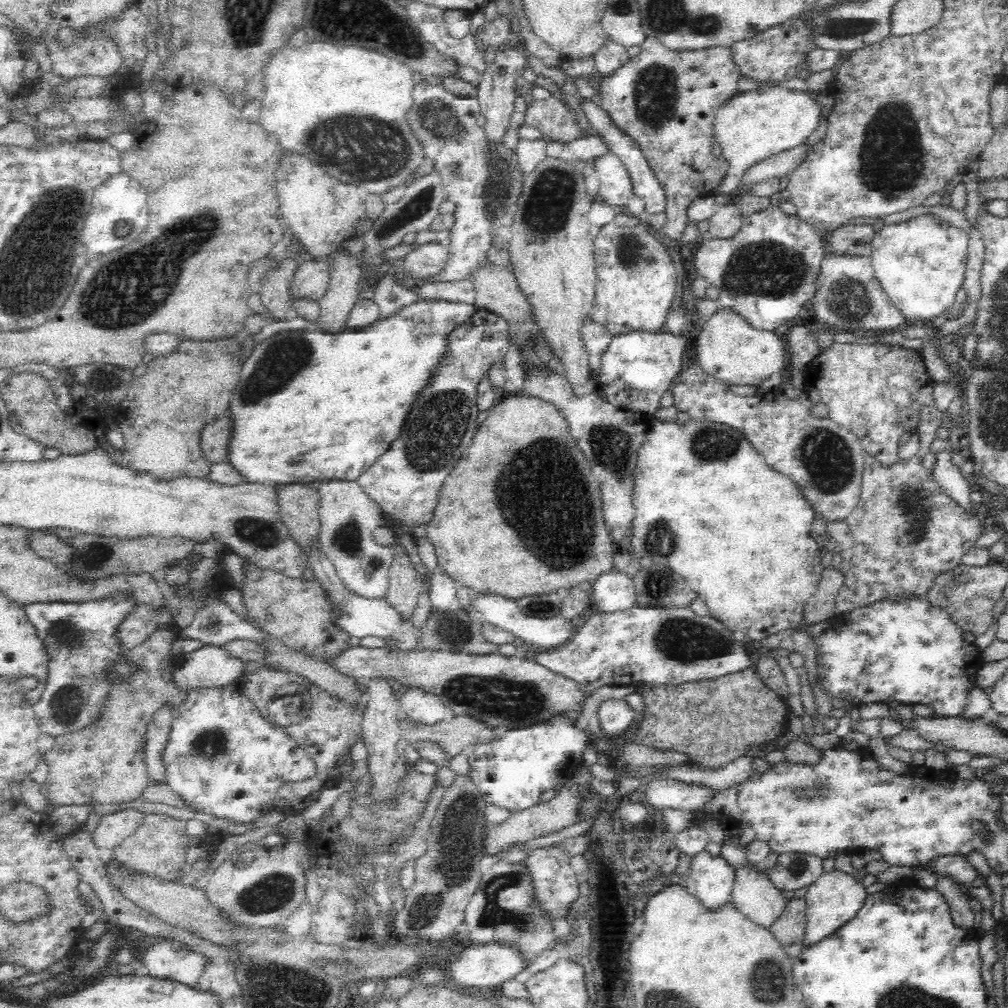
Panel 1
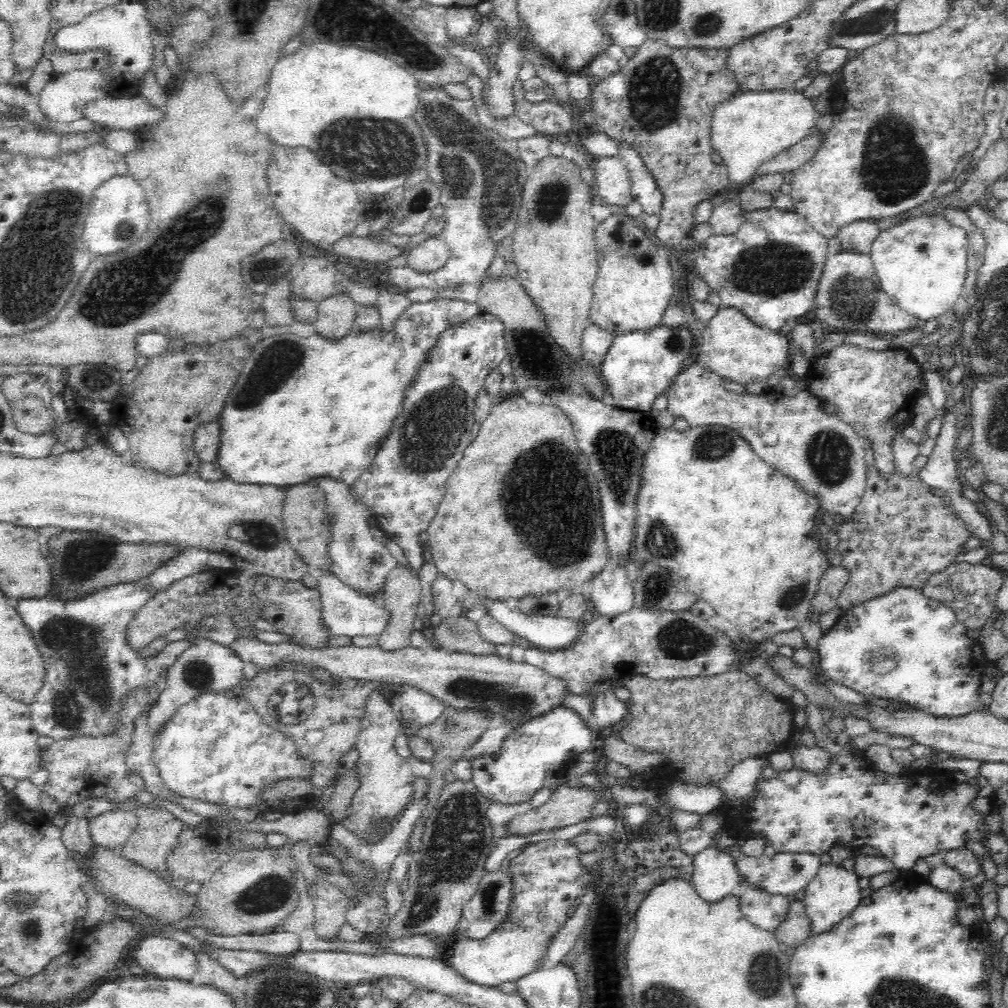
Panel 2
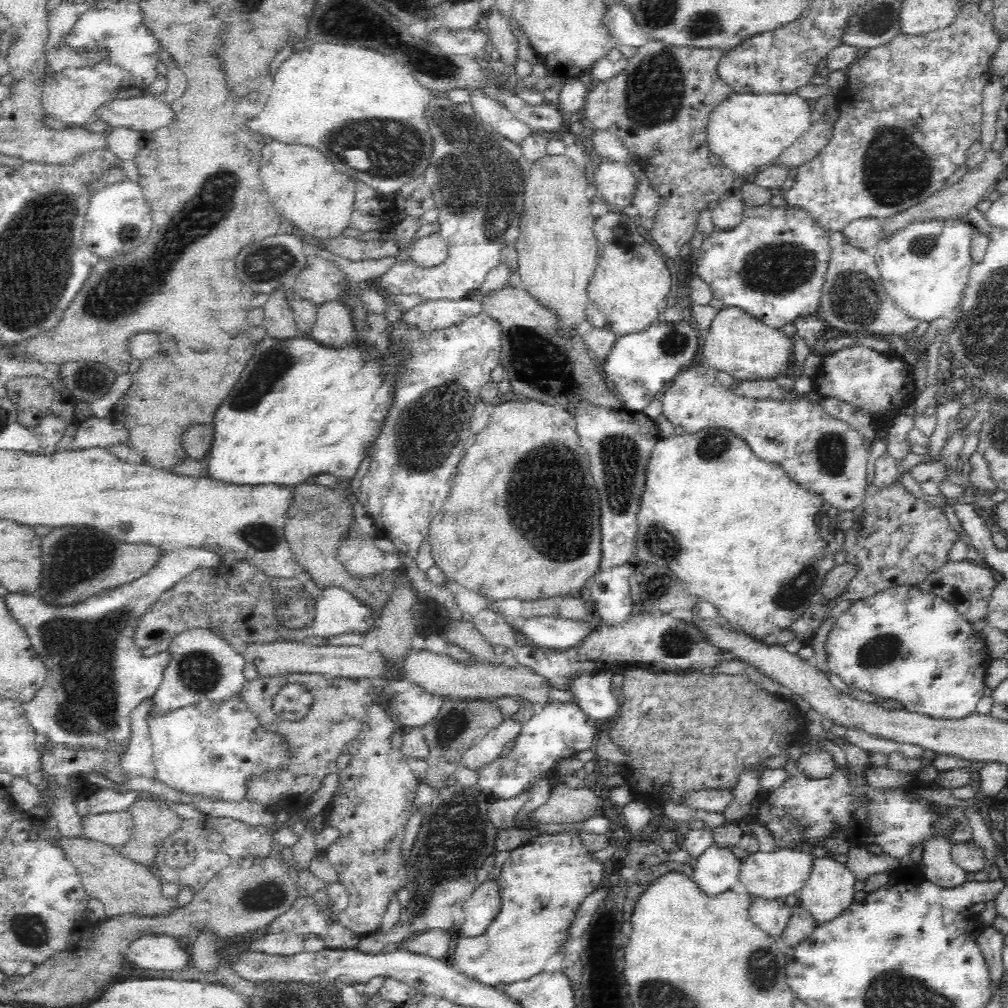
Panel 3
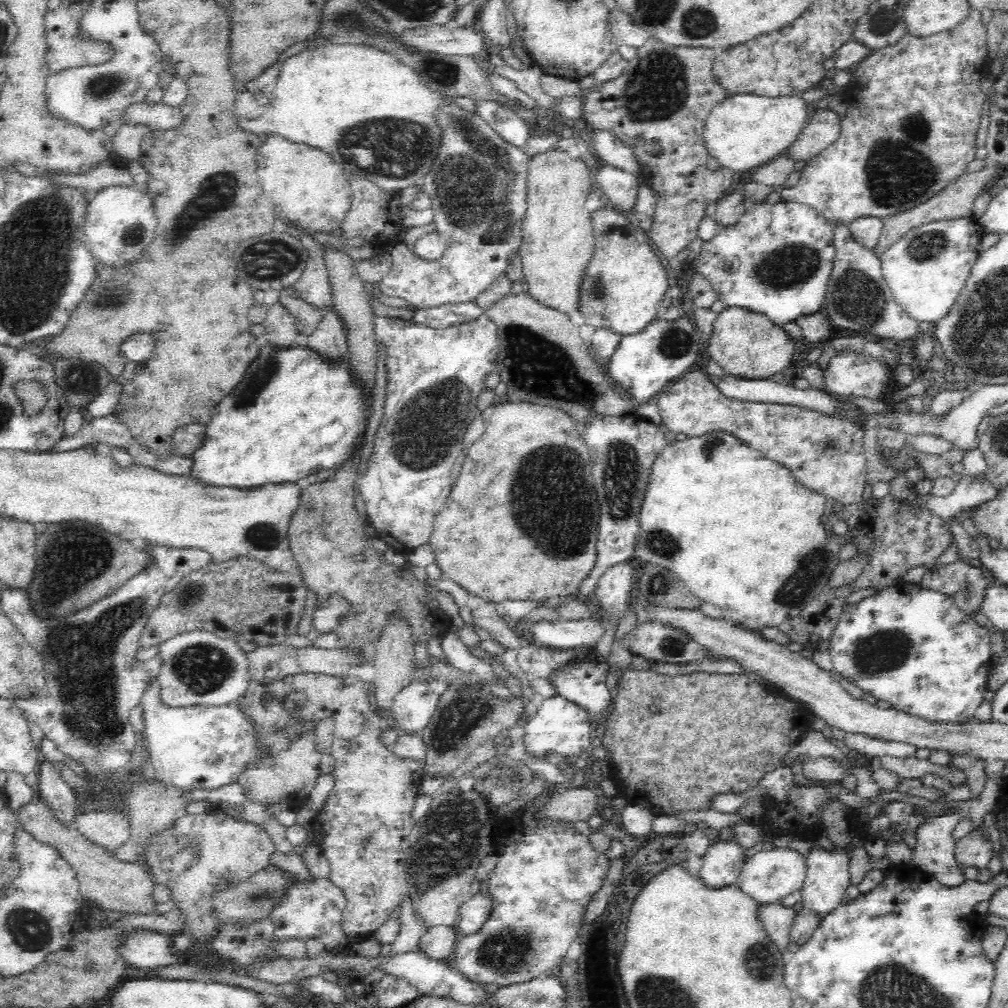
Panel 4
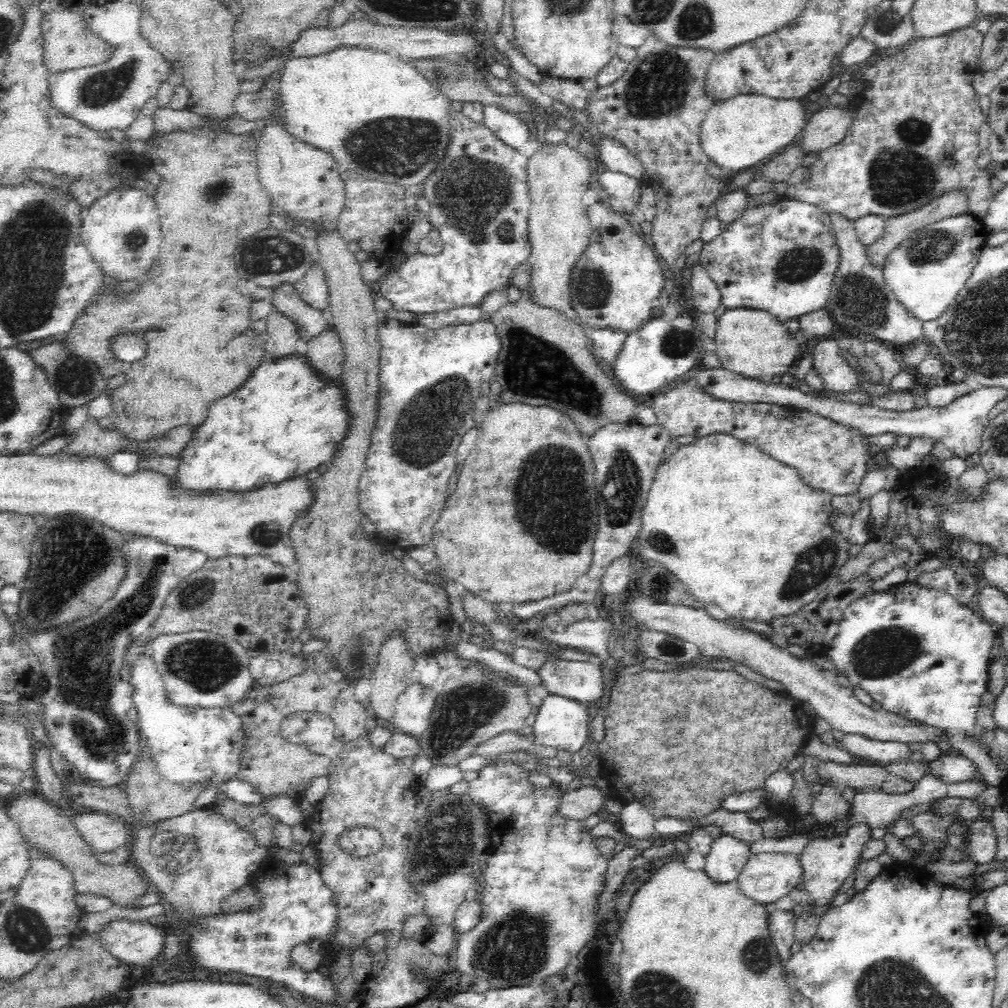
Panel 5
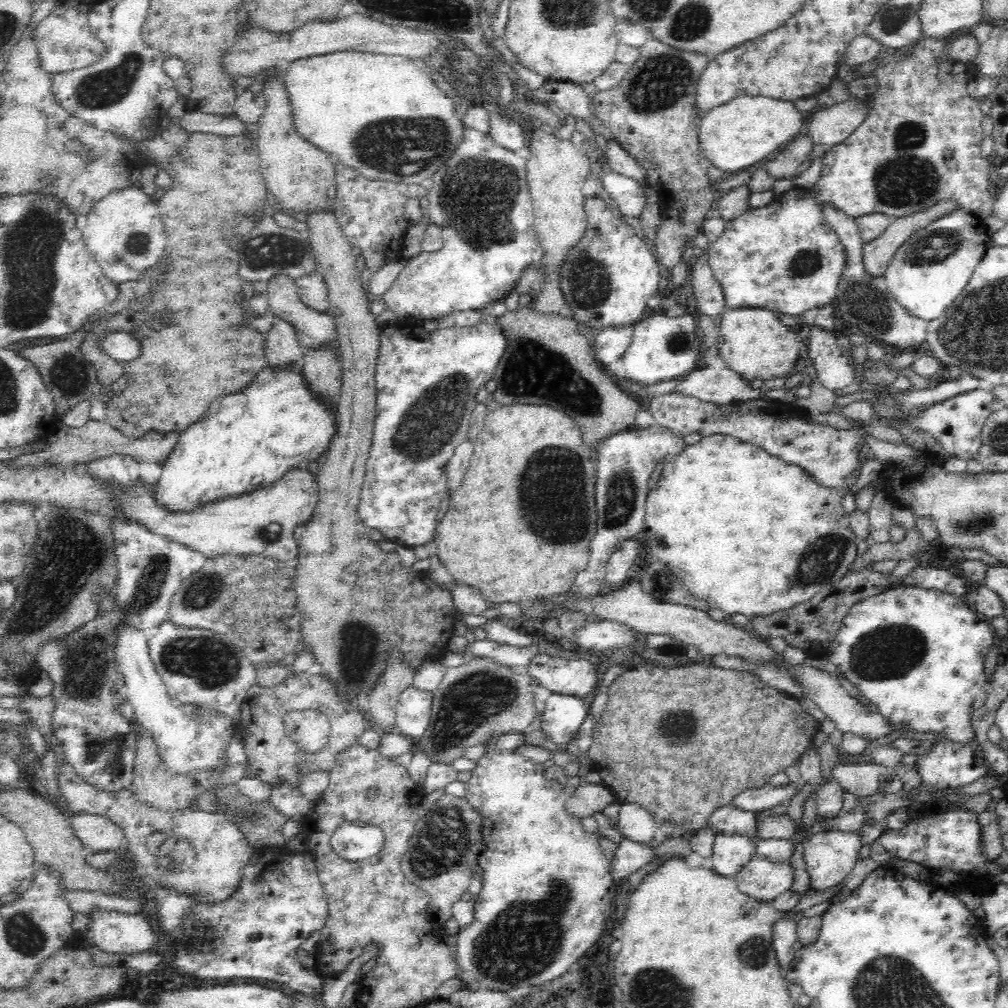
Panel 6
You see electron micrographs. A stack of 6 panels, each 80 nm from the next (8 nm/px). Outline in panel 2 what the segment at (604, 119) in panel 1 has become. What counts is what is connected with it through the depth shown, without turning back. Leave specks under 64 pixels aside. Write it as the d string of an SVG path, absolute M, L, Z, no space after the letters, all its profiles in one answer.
M613 140L617 146L617 155L624 161L629 172L632 199L642 206L643 215L658 214L663 204L663 192L658 188L656 179L632 145Z

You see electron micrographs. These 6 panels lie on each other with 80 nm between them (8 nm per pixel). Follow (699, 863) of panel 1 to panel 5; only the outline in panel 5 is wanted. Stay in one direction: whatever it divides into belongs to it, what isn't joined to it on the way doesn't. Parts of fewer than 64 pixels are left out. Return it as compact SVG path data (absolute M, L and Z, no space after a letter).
M722 835L713 840L703 871L714 884L736 881L750 855L750 846L744 841Z

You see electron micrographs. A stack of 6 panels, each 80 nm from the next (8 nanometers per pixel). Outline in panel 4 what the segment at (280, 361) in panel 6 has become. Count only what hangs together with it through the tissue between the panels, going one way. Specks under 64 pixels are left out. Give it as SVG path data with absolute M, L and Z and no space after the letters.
M280 301L267 306L263 322L265 334L271 346L290 348L296 344L298 331L295 328L295 318Z

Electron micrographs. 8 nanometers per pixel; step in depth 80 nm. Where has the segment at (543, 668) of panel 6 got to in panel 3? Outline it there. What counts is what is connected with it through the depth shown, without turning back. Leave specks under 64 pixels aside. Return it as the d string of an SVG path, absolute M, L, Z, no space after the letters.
M596 672L594 676L582 675L573 683L571 692L574 696L575 703L584 711L592 720L603 722L604 726L615 718L620 712L620 702L618 698L612 694L612 672Z

